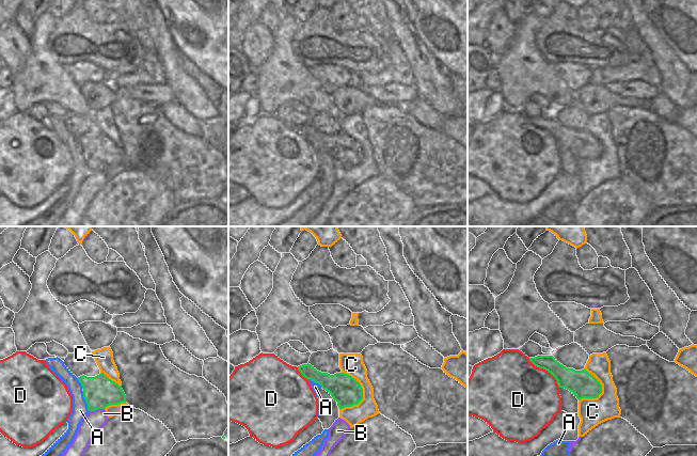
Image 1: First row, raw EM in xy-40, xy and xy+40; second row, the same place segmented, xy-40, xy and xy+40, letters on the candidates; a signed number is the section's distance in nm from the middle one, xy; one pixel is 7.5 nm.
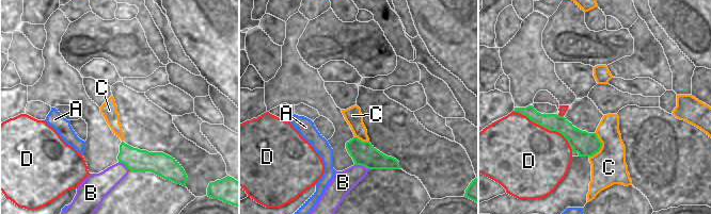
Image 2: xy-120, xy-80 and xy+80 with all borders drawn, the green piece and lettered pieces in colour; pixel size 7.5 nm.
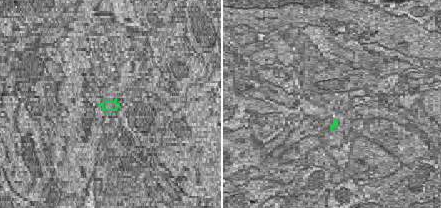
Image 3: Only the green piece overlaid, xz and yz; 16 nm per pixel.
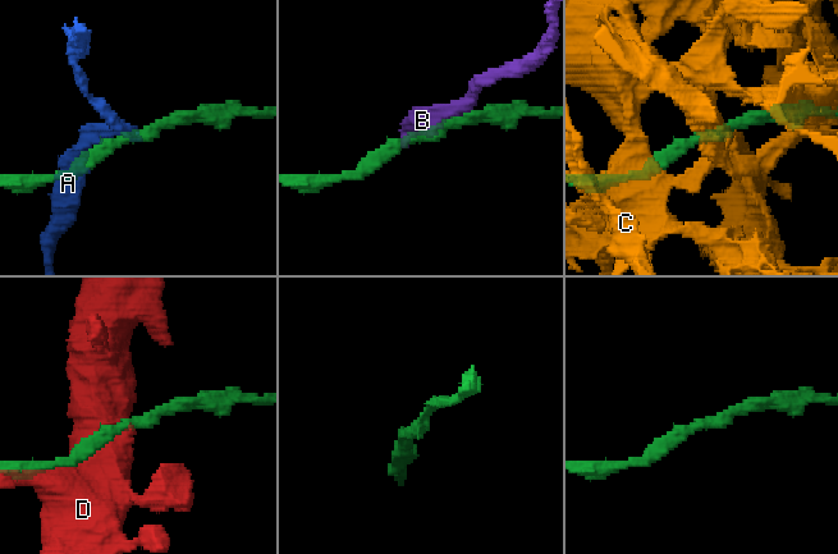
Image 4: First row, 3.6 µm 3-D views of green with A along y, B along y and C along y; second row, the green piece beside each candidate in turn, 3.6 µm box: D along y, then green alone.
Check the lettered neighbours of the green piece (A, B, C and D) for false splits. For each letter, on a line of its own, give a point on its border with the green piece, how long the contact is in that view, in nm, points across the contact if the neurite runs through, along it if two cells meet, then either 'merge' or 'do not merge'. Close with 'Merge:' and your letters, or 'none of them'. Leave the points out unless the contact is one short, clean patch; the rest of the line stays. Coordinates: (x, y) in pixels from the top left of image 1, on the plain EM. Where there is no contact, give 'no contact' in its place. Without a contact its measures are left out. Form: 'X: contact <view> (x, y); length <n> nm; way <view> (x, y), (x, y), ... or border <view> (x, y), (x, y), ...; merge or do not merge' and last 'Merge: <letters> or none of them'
A: contact xy-40 (85, 161); length 170 nm; border xy-40 (81, 152), (89, 172); do not merge
B: contact xy-40 (96, 170); length 110 nm; do not merge
C: contact xy (362, 155); length 280 nm; do not merge
D: contact xy+40 (545, 130); length 320 nm; do not merge
Merge: none of them

